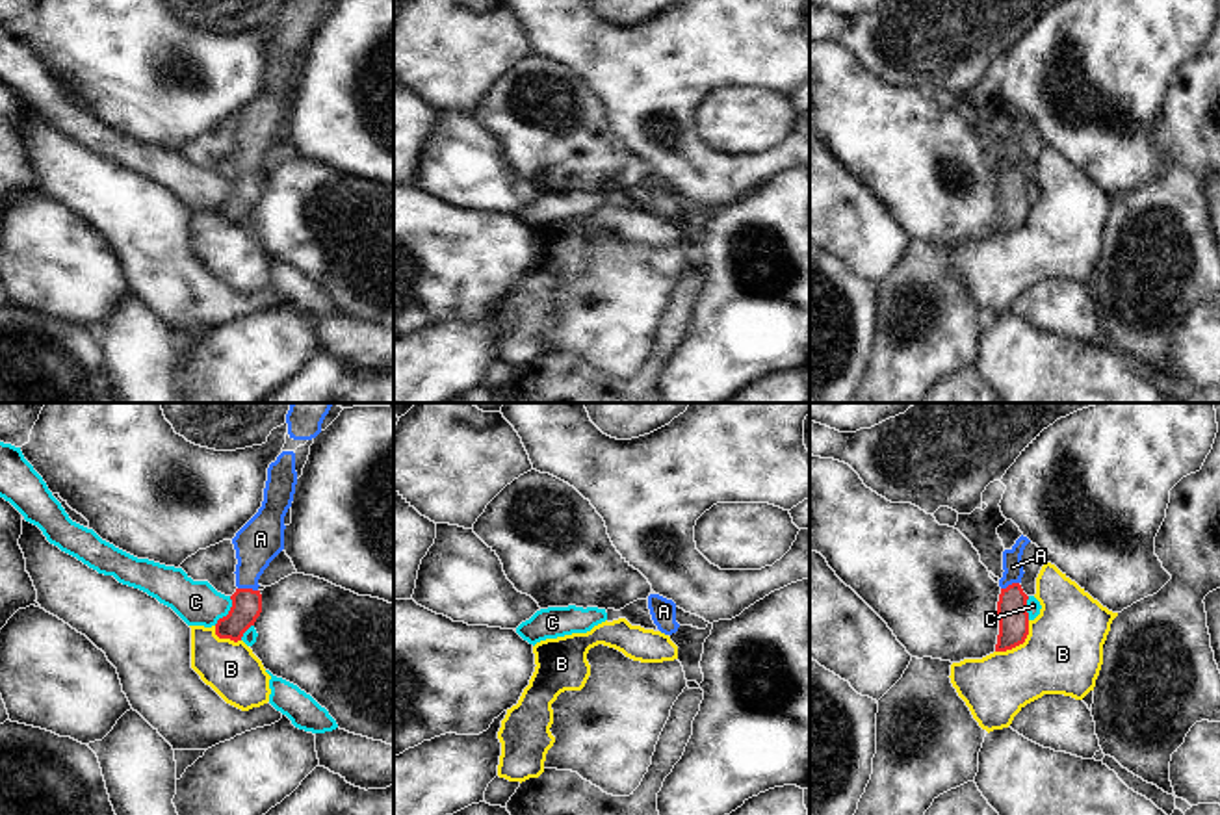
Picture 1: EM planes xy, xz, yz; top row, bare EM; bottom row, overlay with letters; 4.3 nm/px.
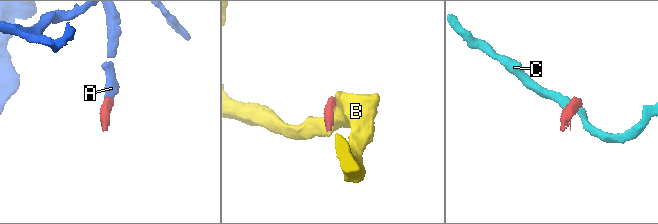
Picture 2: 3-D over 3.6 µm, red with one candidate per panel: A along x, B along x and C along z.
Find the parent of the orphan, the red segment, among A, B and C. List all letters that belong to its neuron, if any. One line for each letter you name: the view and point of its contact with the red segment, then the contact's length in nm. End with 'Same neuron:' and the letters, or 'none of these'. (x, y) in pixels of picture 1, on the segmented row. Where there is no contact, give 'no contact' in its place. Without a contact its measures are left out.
A: meets red in xy at (247, 589); contact 90 nm long
Same neuron: A

